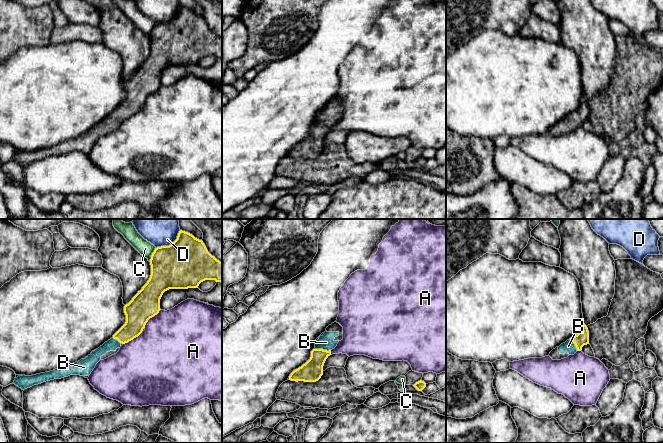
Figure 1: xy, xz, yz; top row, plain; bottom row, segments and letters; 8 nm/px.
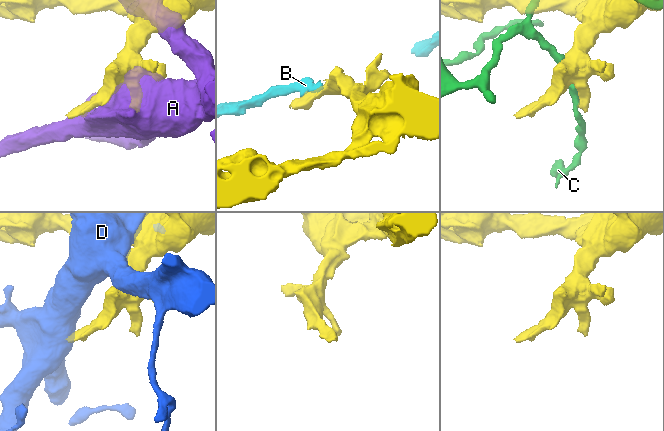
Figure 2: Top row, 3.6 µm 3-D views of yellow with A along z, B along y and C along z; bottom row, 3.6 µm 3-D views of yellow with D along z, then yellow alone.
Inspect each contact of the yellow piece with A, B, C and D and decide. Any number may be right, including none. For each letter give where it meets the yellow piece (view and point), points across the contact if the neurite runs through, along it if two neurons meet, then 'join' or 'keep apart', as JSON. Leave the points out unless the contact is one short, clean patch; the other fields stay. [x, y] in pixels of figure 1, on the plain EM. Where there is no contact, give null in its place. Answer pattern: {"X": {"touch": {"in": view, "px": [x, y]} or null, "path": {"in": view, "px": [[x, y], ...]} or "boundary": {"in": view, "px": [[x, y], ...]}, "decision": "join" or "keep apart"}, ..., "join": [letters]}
{"A": {"touch": {"in": "xy", "px": [151, 93]}, "decision": "keep apart"}, "B": {"touch": {"in": "xz", "px": [323, 126]}, "path": {"in": "xz", "px": [[312, 146], [319, 130], [323, 126], [326, 118]]}, "decision": "join"}, "C": {"touch": {"in": "xy", "px": [152, 30]}, "decision": "keep apart"}, "D": {"touch": {"in": "xy", "px": [171, 20]}, "decision": "keep apart"}, "join": ["B"]}

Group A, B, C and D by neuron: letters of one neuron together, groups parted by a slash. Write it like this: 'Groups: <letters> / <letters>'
Groups: A / B / C / D

